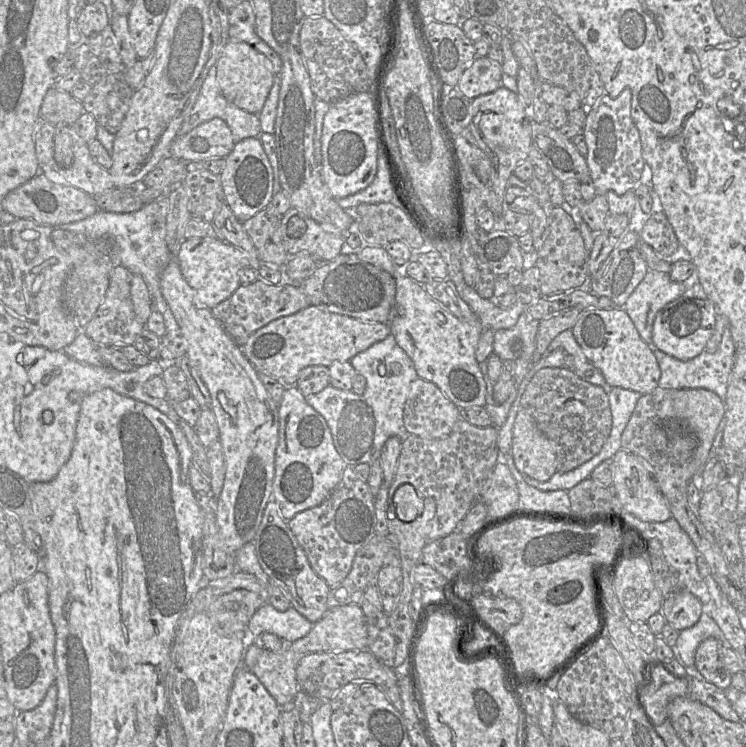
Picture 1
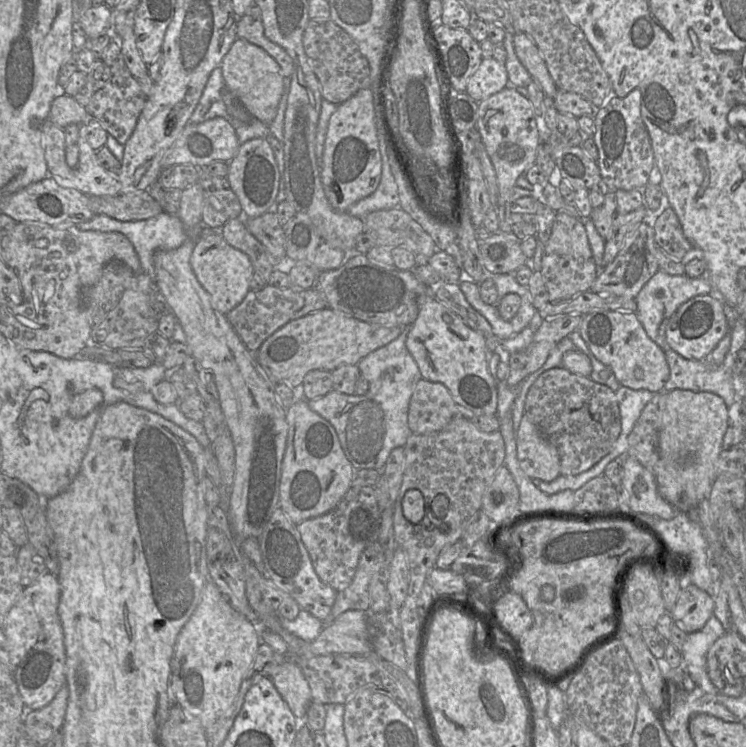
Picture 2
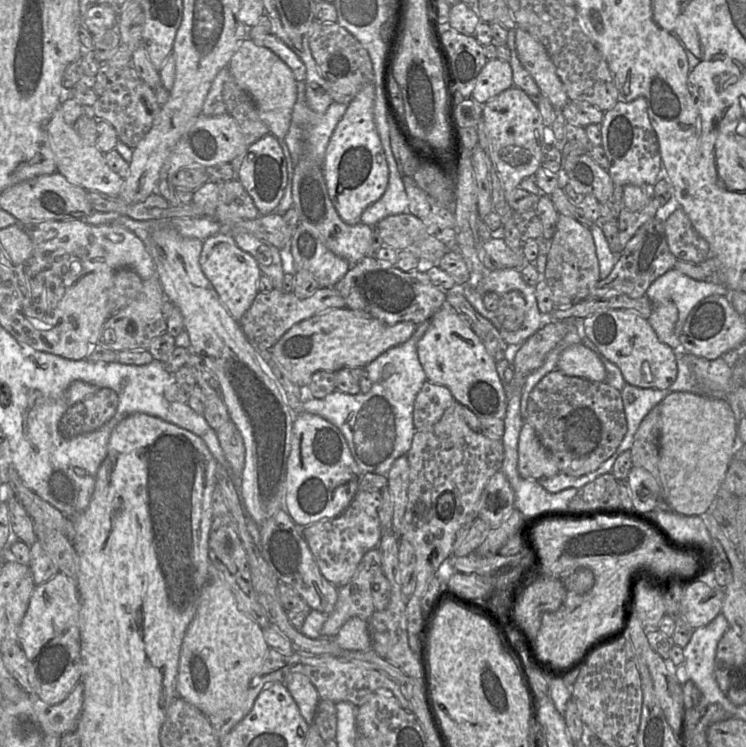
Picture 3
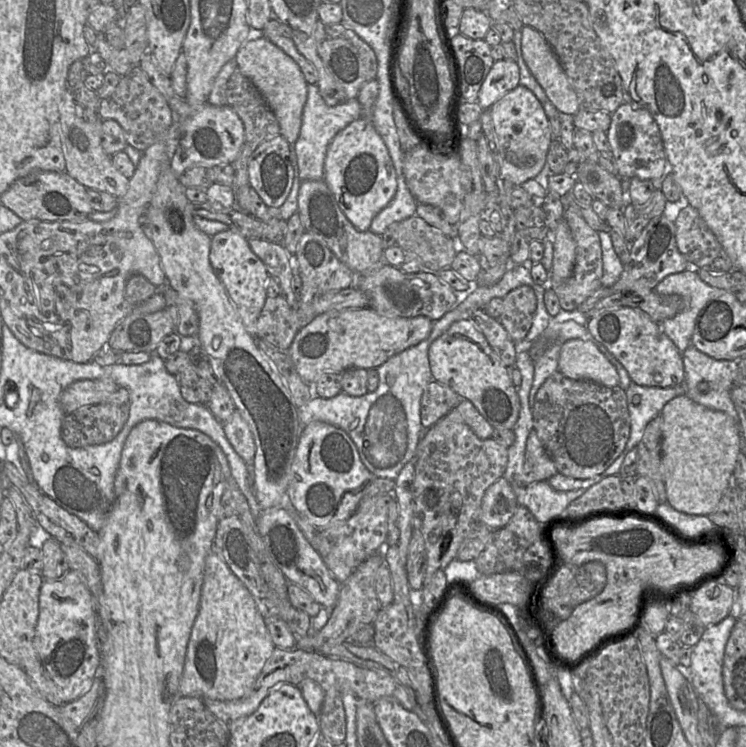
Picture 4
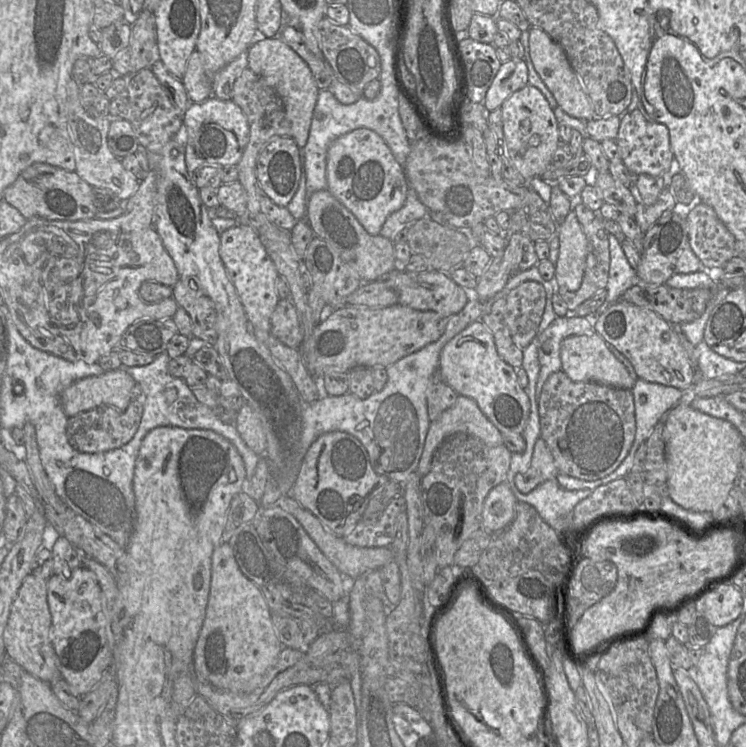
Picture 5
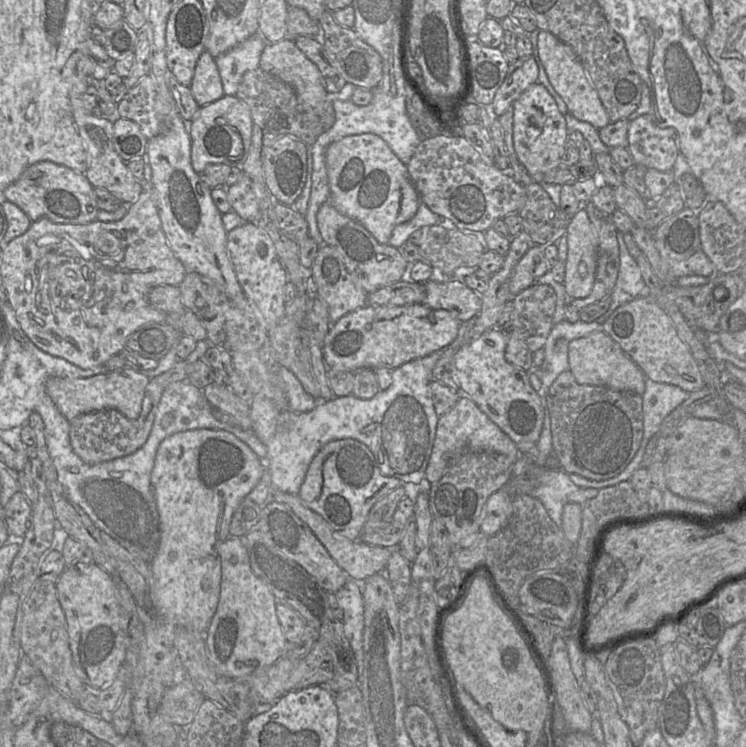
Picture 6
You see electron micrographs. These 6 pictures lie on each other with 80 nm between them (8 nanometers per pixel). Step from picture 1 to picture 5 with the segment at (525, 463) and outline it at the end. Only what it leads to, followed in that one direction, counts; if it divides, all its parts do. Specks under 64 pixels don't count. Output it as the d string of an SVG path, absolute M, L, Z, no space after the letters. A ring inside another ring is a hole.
M540 437L534 444L529 468L524 473L515 476L515 487L522 494L527 494L539 484L554 479L558 469L544 440Z

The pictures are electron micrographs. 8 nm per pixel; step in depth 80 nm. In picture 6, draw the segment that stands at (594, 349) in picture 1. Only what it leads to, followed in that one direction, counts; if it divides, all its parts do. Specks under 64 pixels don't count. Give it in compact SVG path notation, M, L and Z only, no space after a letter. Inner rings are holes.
M640 296L618 307L602 324L601 330L619 344L646 378L678 386L687 392L707 386L697 362L679 337L671 318L652 297Z

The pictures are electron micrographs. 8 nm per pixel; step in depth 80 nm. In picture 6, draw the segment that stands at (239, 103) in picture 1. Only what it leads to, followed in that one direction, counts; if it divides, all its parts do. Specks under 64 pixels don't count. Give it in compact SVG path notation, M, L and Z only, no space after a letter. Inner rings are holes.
M283 39L279 42L268 43L261 53L259 68L292 86L298 103L305 111L312 110L313 107L324 105L328 100L332 100L330 93L324 87L319 69L292 40Z

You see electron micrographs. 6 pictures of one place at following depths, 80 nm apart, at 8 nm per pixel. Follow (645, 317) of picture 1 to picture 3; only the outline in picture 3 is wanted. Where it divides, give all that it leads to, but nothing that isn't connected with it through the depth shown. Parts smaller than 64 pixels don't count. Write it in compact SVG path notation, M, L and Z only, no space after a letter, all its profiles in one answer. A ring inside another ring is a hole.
M675 269L669 270L658 277L646 291L645 295L652 303L652 312L647 320L662 343L667 344L674 351L682 351L680 334L692 309L709 296L726 295L727 292L728 289L720 284L695 280Z

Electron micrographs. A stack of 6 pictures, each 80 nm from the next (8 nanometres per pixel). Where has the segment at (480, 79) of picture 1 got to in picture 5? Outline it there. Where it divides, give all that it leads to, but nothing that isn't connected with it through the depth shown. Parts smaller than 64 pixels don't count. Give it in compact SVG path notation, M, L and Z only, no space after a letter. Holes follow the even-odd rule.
M511 59L502 63L486 93L483 105L488 111L494 111L500 108L511 94L526 85L528 85L528 68L524 60Z

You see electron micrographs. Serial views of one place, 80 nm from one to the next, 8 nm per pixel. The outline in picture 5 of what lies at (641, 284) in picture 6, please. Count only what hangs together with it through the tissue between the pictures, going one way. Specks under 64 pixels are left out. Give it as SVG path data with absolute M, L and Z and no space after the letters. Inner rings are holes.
M609 235L610 267L606 286L608 307L618 302L622 295L631 287L639 284L635 270L629 264L620 242Z

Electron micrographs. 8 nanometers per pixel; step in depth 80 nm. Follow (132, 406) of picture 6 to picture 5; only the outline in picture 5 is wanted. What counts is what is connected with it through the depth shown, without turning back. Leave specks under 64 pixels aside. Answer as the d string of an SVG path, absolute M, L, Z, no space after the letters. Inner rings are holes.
M125 369L77 380L59 395L61 407L70 418L100 406L127 409L137 396L137 384Z

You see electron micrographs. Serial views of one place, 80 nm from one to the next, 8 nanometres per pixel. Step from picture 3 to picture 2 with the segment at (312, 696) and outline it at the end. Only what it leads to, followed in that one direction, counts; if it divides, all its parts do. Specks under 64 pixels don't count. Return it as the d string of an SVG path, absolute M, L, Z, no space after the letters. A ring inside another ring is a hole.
M291 659L271 662L258 673L267 677L286 702L293 715L303 720L312 702L309 685L300 668Z

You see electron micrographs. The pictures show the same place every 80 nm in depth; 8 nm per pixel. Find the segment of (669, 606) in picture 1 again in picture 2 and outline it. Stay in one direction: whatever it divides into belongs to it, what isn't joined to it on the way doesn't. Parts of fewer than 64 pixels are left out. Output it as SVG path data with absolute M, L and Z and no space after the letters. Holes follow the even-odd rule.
M682 583L677 602L670 611L673 622L686 633L701 630L713 615L715 600L692 583Z

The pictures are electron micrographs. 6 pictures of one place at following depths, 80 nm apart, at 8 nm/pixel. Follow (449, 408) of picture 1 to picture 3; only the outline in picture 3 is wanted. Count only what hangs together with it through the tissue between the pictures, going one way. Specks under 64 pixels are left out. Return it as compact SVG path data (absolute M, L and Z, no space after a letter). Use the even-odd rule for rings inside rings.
M427 380L414 402L413 424L415 429L425 430L433 426L453 402L454 398L447 387Z

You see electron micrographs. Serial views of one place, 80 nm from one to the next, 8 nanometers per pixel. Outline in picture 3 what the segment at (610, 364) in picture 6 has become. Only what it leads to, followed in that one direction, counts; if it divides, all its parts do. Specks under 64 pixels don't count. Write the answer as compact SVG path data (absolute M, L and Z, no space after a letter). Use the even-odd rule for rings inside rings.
M582 343L567 347L560 354L557 369L562 373L595 382L605 382L607 371L596 353Z

